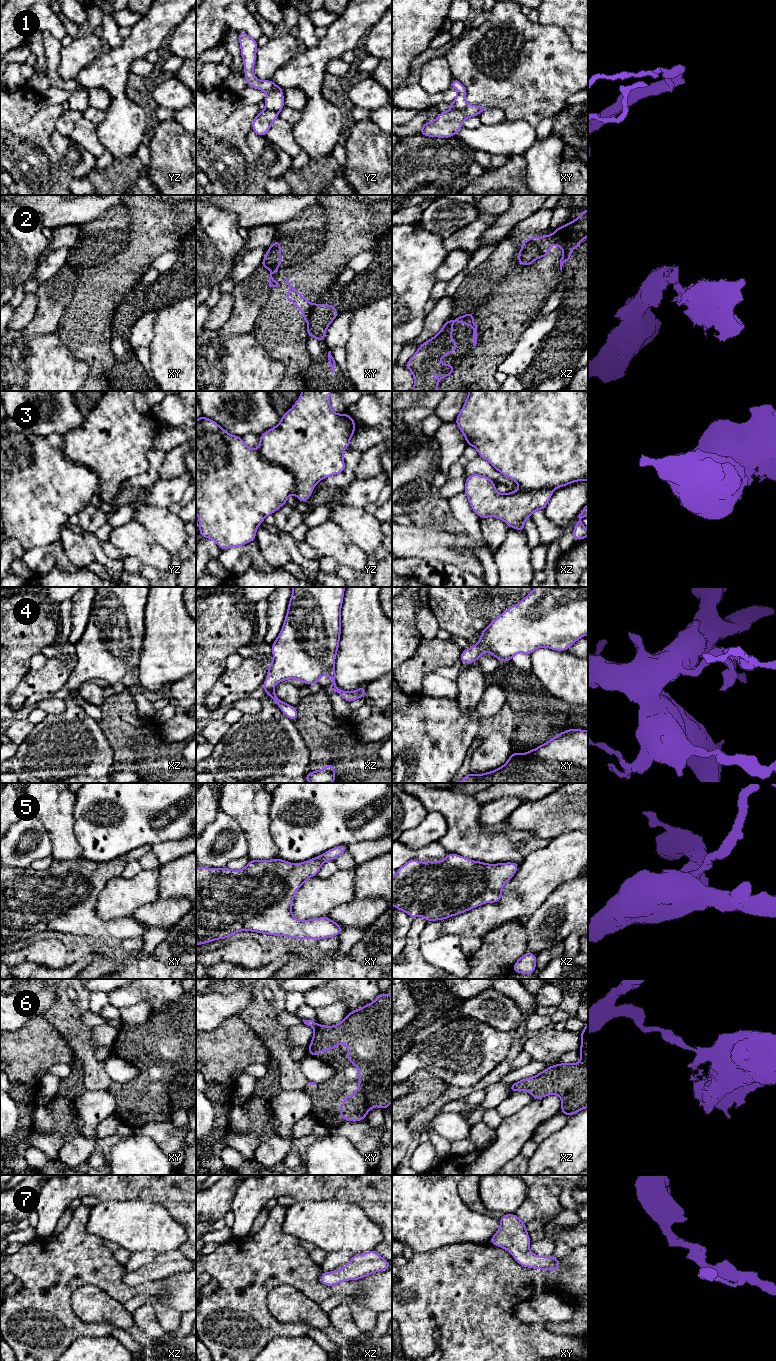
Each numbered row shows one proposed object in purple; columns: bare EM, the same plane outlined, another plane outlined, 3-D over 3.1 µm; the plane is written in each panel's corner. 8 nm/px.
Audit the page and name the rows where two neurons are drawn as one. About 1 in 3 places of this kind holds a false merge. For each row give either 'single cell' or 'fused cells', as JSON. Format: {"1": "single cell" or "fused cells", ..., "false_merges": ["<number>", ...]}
{"1": "fused cells", "2": "fused cells", "3": "fused cells", "4": "single cell", "5": "single cell", "6": "fused cells", "7": "single cell", "false_merges": ["1", "2", "3", "6"]}

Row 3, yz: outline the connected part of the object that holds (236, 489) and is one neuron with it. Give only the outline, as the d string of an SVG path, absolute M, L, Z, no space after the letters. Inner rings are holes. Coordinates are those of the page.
M201 416L196 420L196 513L199 520L200 537L214 540L222 550L241 547L256 539L256 531L265 517L274 514L287 503L288 497L295 491L295 478L291 472L278 464L264 460L256 449L249 448L240 436L234 436L224 430L217 422Z

